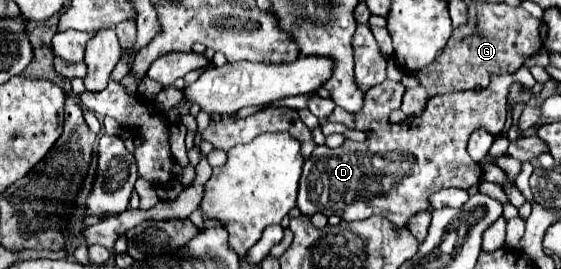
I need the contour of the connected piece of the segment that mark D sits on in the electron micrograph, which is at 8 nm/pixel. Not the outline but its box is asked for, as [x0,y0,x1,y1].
[298,68,536,228]

